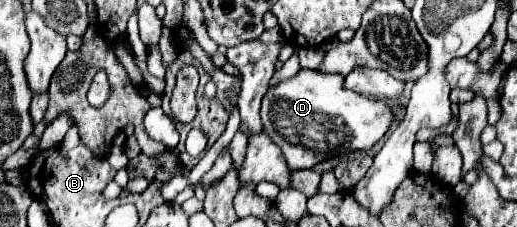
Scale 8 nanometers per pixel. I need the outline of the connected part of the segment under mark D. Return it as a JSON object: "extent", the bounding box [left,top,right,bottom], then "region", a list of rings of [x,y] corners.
{"extent":[261,69,393,169],"region":[[[299,69],[297,75],[271,87],[261,103],[265,133],[283,151],[289,169],[311,169],[313,165],[355,151],[371,149],[393,121],[387,103],[361,97],[343,87],[341,73],[321,73],[317,69]]]}

